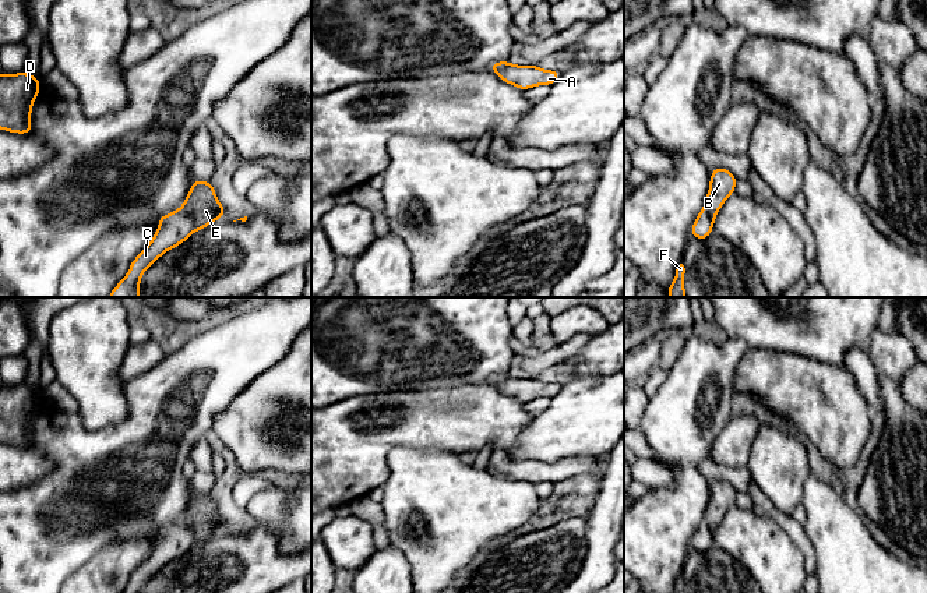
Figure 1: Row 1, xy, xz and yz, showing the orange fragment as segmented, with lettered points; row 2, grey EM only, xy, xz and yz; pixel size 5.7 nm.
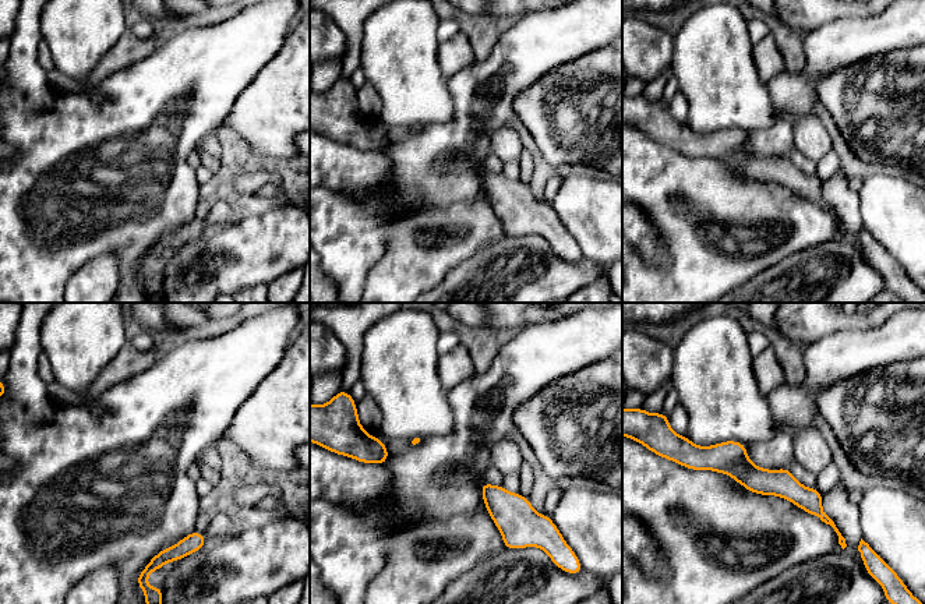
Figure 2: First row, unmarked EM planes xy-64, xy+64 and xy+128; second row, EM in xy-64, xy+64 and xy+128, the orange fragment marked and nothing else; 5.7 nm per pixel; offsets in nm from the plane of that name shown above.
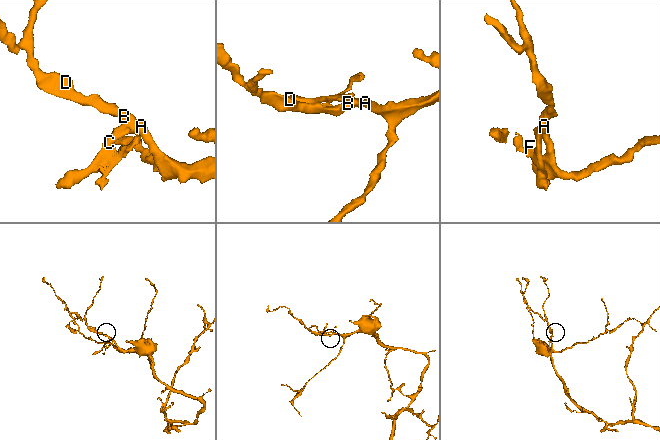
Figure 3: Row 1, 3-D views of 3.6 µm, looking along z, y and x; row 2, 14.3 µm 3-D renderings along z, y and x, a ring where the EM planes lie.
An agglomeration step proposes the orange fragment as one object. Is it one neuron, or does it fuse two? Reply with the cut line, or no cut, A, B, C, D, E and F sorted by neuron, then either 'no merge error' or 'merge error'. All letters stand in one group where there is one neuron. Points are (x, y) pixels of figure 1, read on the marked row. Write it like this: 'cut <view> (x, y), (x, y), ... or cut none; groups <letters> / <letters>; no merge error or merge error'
cut xy (183, 205), (190, 214), (196, 230); groups A B D E / C F; merge error

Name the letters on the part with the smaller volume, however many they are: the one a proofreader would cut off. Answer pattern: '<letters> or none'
C, F

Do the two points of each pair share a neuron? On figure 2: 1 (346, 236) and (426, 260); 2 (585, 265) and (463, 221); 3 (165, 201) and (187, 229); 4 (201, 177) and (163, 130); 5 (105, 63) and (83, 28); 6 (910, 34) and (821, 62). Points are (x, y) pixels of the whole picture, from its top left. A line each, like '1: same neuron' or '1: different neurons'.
1: different neurons
2: different neurons
3: different neurons
4: different neurons
5: different neurons
6: same neuron

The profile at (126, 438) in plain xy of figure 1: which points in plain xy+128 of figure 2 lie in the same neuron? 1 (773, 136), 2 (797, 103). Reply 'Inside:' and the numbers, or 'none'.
Inside: 1, 2

